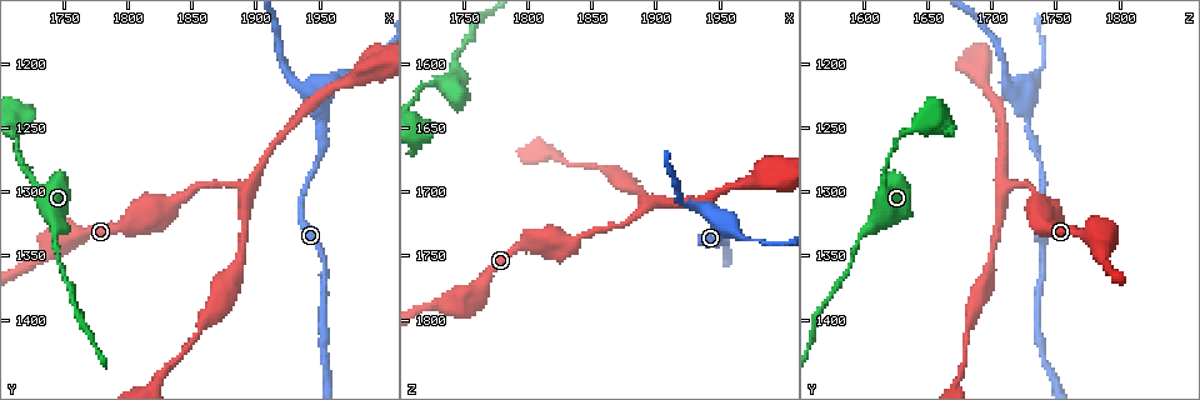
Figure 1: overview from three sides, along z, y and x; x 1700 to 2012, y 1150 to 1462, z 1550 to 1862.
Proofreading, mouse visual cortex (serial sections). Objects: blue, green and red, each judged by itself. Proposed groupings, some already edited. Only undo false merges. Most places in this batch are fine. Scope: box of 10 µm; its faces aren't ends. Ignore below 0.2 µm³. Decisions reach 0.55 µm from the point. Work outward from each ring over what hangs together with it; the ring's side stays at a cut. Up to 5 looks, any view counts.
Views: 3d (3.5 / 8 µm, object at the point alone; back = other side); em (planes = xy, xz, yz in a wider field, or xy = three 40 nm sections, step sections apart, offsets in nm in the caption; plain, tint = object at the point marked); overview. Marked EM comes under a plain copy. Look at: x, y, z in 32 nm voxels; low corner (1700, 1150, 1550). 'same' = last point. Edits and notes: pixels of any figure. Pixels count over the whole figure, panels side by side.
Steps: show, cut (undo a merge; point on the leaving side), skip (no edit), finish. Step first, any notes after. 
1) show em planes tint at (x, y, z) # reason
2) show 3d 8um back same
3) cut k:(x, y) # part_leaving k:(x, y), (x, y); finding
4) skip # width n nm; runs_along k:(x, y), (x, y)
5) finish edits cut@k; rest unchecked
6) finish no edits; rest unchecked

show 3d 3.5um at (1894, 1300, 1710) # abrupt turn

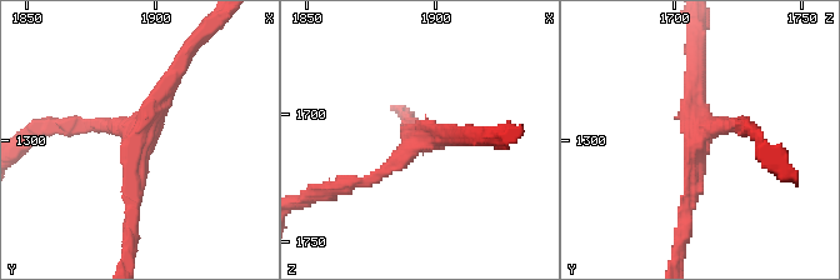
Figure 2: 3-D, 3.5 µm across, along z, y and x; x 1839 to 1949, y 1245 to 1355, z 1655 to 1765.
show em xy step 1 tint at (1891, 1299, 1711) # arms 3; arm_widths 200, 200, 250 nm; shape alone is not enough

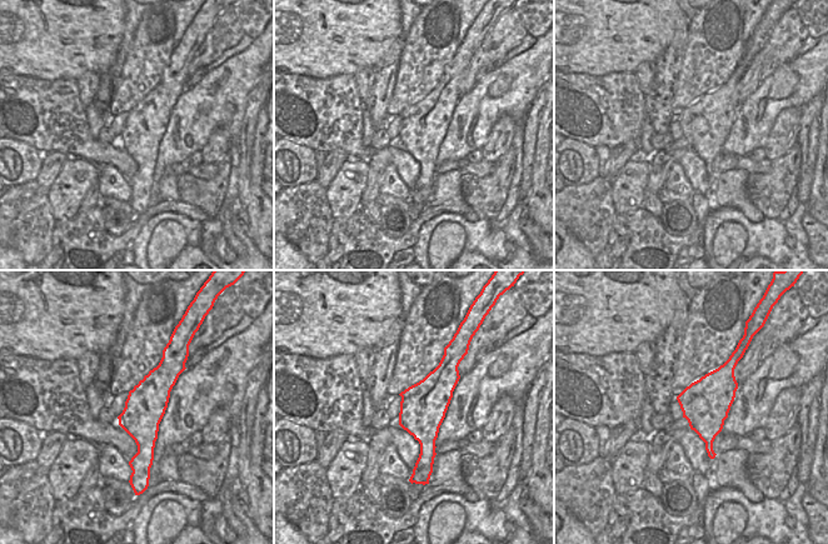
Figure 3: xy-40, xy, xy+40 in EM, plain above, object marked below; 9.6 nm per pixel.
skip # runs_along 2:(68, 126), (133, 134), (179, 65); all the same cell

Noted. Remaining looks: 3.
show 3d 3.5um at (1948, 1230, 1724) # three arms meet

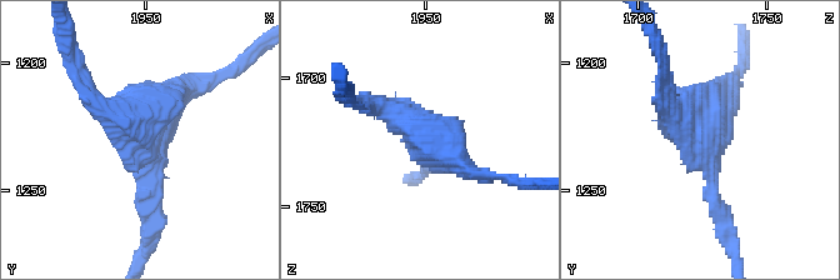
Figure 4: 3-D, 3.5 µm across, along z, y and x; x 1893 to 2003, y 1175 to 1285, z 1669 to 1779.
show em xy step 2 tint at (1947, 1231, 1723) # arms 3; arm_widths 200, 300, 400 nm

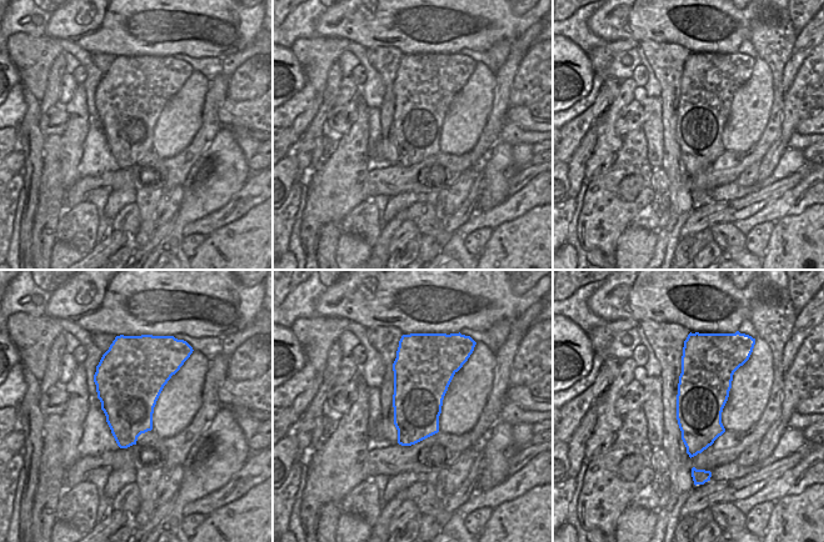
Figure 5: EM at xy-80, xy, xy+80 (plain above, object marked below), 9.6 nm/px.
skip # runs_along 4:(148, 216), (136, 129), (90, 86); continuous, no second cell

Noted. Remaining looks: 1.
finish no edits; rest unchecked

